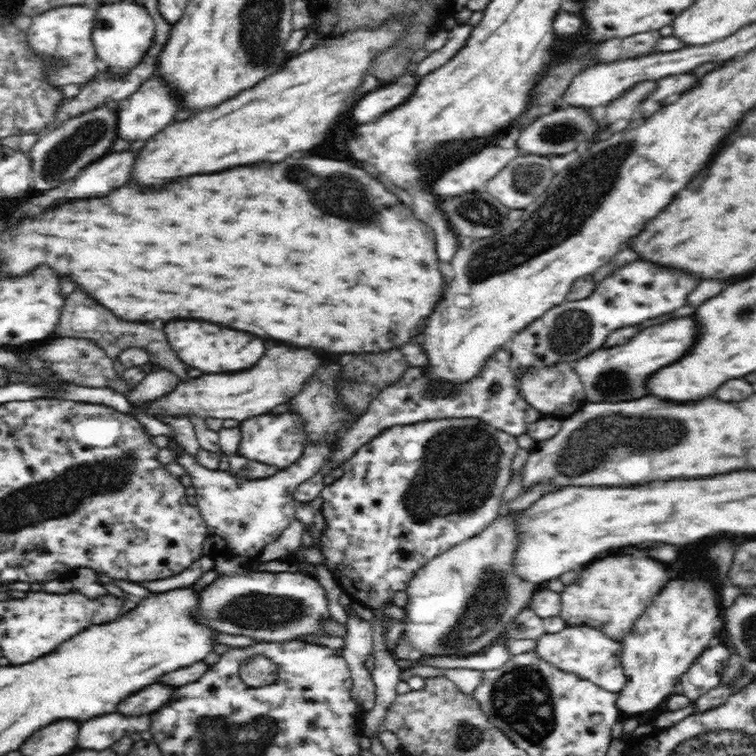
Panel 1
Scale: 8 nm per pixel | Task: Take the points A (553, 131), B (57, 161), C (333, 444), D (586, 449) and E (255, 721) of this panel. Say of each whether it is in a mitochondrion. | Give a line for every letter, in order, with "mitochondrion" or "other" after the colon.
A: mitochondrion
B: mitochondrion
C: other
D: mitochondrion
E: mitochondrion

